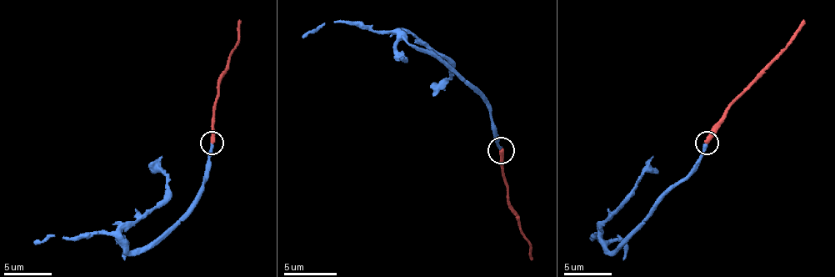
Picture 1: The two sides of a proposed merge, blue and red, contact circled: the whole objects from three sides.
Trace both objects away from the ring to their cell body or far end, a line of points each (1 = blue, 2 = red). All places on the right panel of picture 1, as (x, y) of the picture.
1: (707, 144), (700, 161), (623, 240), (609, 249), (602, 235), (602, 226), (631, 193), (652, 157)
2: (707, 142), (727, 106), (786, 47), (805, 20)

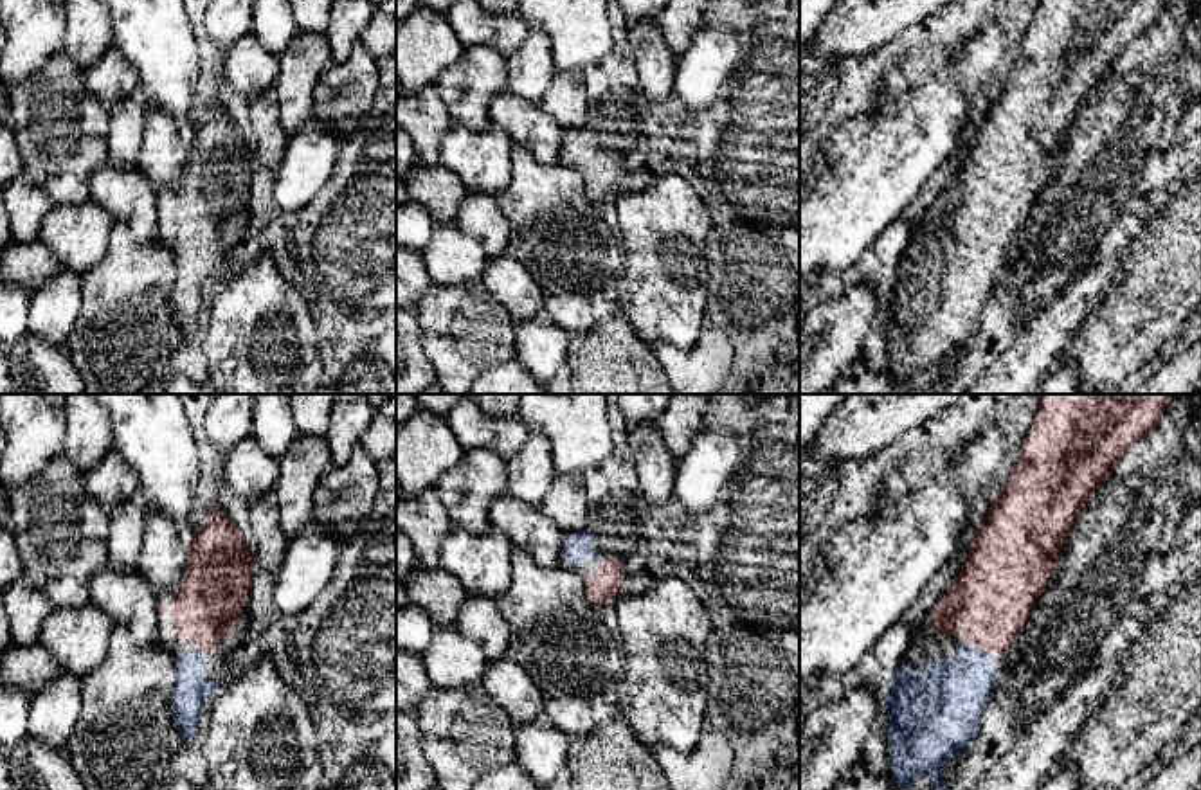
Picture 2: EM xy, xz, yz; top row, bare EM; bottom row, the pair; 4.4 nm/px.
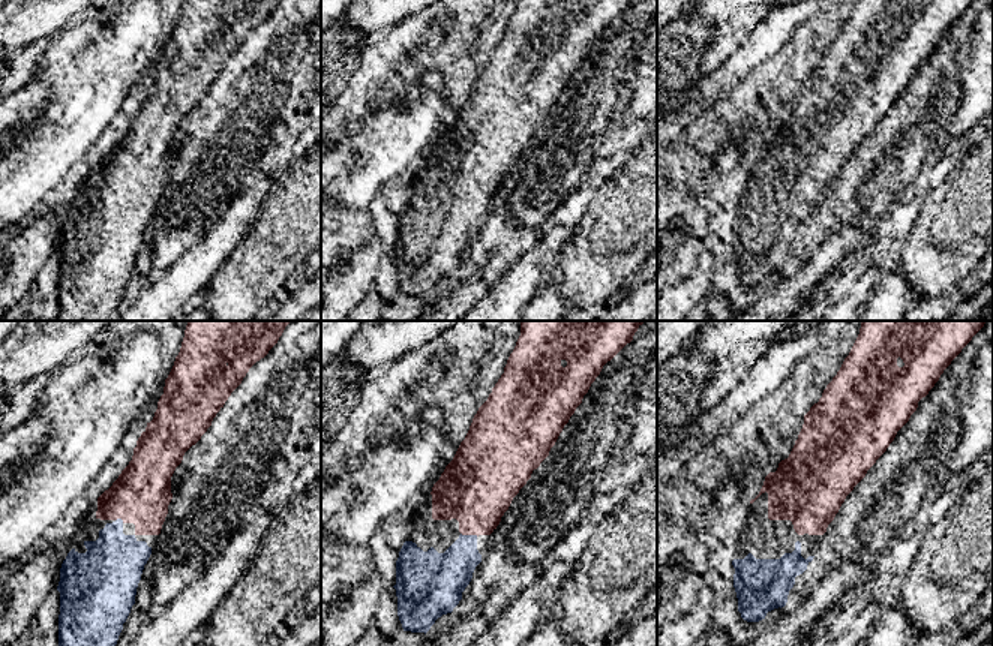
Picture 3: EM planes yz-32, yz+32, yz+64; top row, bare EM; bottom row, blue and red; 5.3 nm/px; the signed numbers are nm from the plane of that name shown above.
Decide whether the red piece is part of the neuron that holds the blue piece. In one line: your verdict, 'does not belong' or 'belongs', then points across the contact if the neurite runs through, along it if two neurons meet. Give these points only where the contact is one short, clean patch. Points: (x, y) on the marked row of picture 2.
belongs; way yz (949, 695), (971, 673), (985, 652), (991, 632), (991, 600)

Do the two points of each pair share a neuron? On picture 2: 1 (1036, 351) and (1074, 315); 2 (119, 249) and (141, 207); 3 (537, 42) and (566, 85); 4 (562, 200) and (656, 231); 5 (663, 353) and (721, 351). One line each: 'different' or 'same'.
1: same
2: different
3: different
4: different
5: same

